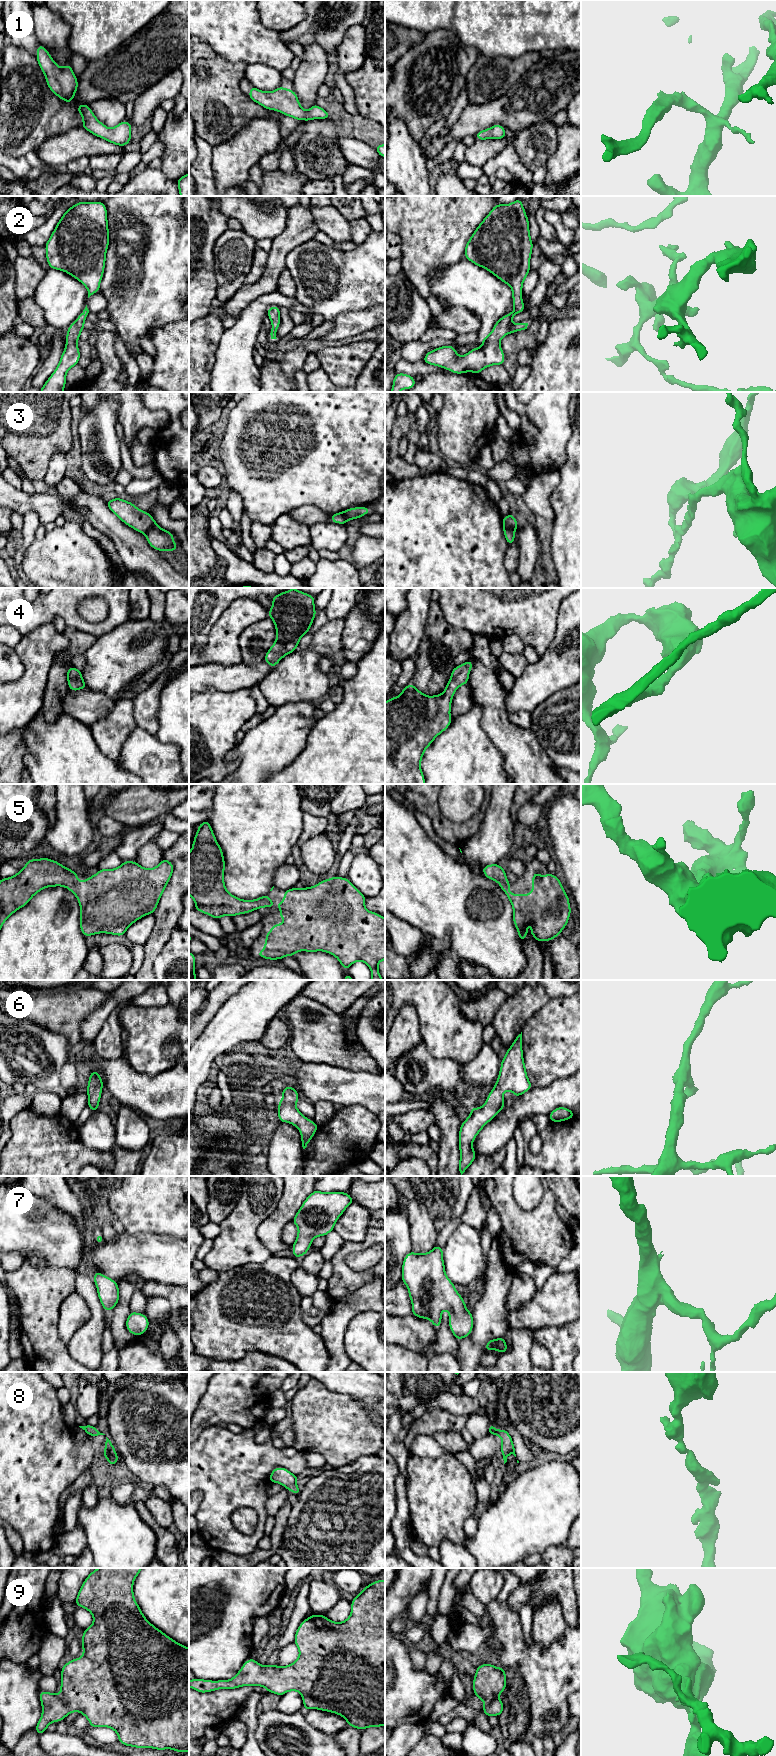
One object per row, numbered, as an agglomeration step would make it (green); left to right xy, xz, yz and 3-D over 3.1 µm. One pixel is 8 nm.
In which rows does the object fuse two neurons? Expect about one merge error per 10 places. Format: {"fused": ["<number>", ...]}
{"fused": ["3"]}

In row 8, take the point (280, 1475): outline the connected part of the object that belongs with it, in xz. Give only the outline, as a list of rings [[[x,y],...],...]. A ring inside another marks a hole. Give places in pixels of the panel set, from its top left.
[[[276,1467],[271,1472],[269,1480],[271,1483],[279,1483],[283,1485],[284,1488],[293,1492],[296,1496],[300,1494],[301,1488],[295,1485],[299,1478],[283,1467]]]

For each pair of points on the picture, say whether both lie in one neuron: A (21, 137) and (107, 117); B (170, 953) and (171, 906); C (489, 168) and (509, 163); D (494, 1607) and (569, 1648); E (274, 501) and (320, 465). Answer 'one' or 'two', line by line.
A: two
B: two
C: one
D: one
E: one

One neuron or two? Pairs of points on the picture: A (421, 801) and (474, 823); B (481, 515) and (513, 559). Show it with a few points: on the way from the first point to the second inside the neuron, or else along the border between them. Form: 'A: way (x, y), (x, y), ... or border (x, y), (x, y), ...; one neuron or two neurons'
A: way (434, 813), (450, 828), (461, 828); one neuron
B: border (507, 545), (504, 567), (509, 574); two neurons

